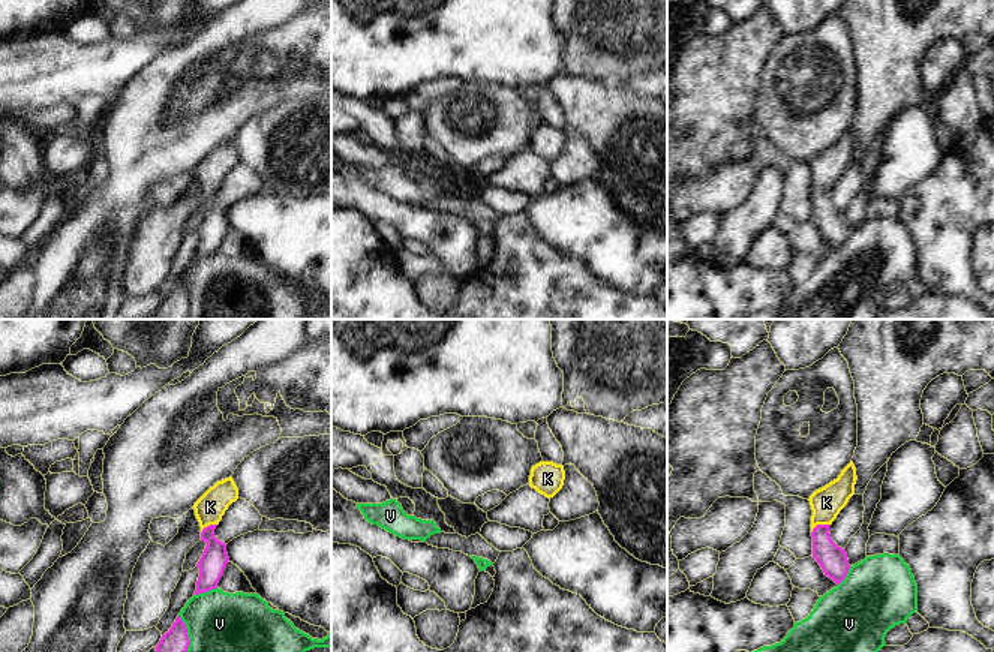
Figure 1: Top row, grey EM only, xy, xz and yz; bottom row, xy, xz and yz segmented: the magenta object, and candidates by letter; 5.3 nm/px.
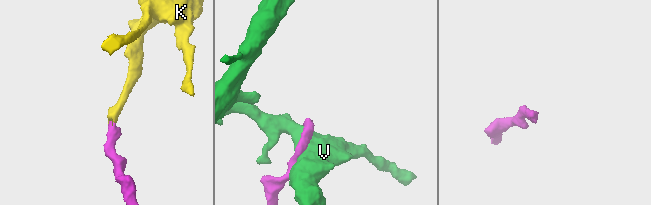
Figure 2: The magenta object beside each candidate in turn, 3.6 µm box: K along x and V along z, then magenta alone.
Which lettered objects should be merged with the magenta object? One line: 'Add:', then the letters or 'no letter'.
Add: K

